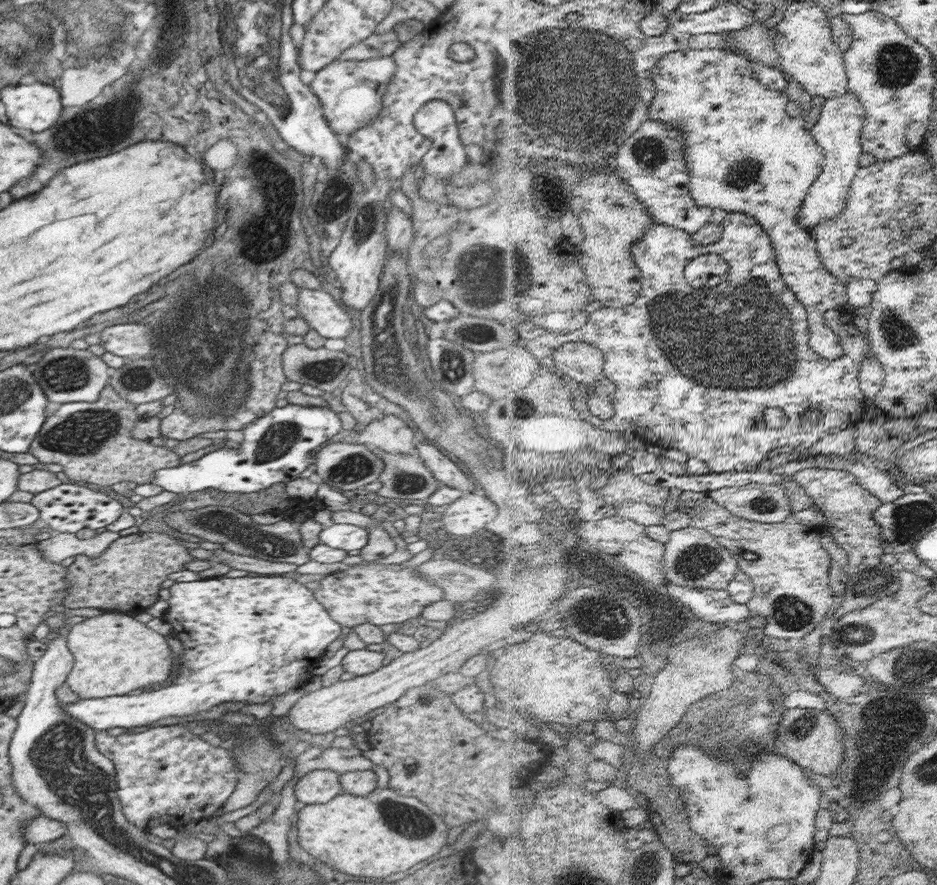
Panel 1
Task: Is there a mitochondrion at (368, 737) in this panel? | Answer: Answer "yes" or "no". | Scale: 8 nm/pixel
no

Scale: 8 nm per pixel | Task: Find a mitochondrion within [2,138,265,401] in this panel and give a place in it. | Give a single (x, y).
(217, 307)

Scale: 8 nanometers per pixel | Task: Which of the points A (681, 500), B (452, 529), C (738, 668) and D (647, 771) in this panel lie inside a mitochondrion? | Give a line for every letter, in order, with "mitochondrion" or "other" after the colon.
A: other
B: other
C: other
D: other

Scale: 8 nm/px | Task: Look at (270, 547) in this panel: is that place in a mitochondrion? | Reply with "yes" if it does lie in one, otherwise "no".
yes

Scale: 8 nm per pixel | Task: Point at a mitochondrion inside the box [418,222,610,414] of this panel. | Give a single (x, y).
(521, 265)

